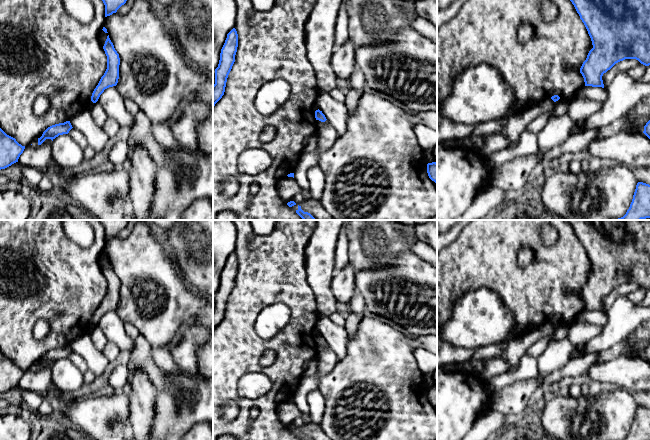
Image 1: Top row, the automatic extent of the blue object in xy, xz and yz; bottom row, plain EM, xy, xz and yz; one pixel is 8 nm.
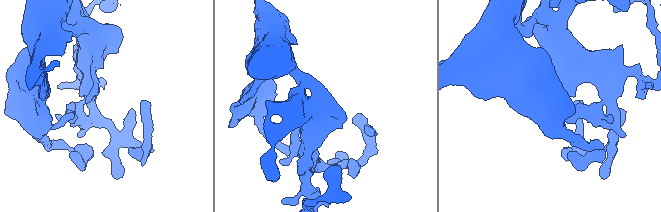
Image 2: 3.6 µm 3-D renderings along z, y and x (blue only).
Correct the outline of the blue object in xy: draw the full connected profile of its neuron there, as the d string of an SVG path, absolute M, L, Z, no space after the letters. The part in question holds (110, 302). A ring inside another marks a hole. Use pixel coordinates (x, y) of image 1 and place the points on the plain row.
M109 259L107 260L103 273L107 280L107 293L92 317L91 325L93 327L98 325L105 313L116 310L119 303L120 282Z

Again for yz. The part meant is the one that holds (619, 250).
M650 220L566 221L574 229L593 269L580 292L585 310L604 312L603 298L625 283L636 283L645 290L650 289Z

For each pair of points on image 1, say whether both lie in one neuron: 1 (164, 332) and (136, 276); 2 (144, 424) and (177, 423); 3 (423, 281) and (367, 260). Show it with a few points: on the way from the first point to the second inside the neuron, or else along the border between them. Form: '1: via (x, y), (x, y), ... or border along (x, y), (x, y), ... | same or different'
1: via (158, 318), (157, 301), (150, 290) | same
2: border along (156, 401), (156, 413), (151, 429) | different
3: border along (402, 252), (390, 265), (360, 271) | different

